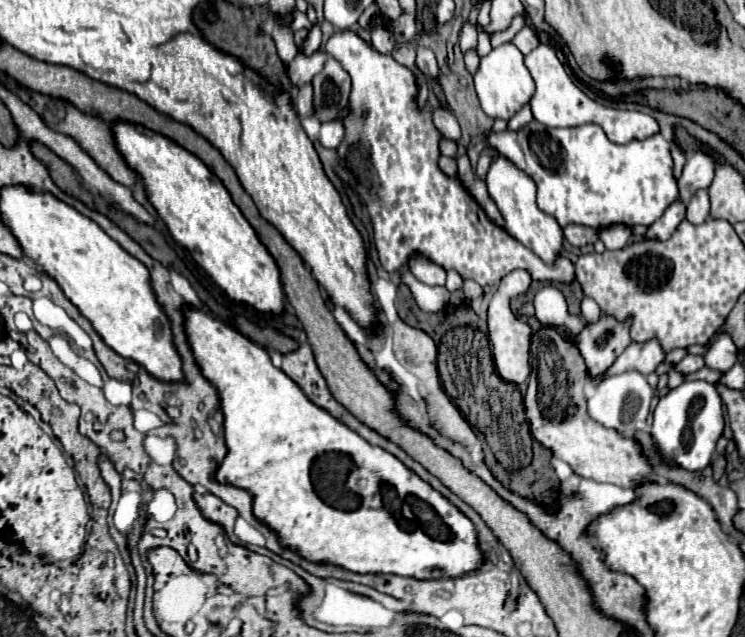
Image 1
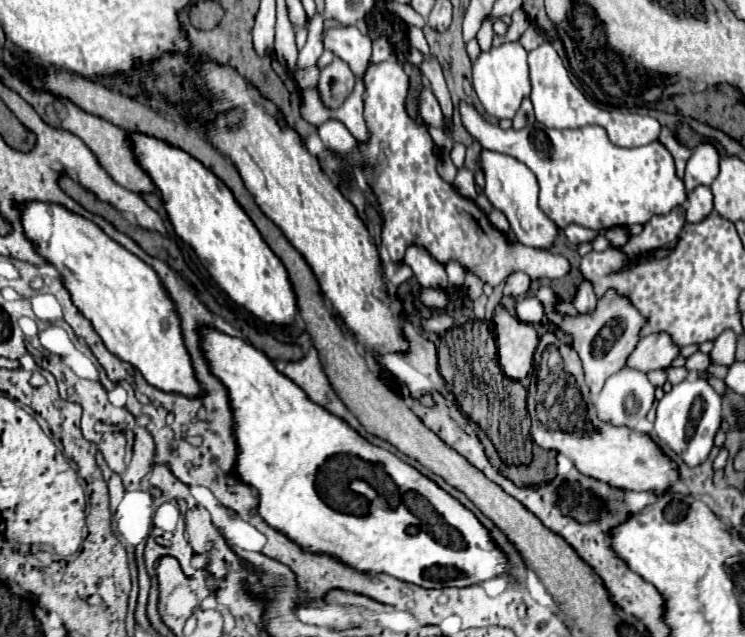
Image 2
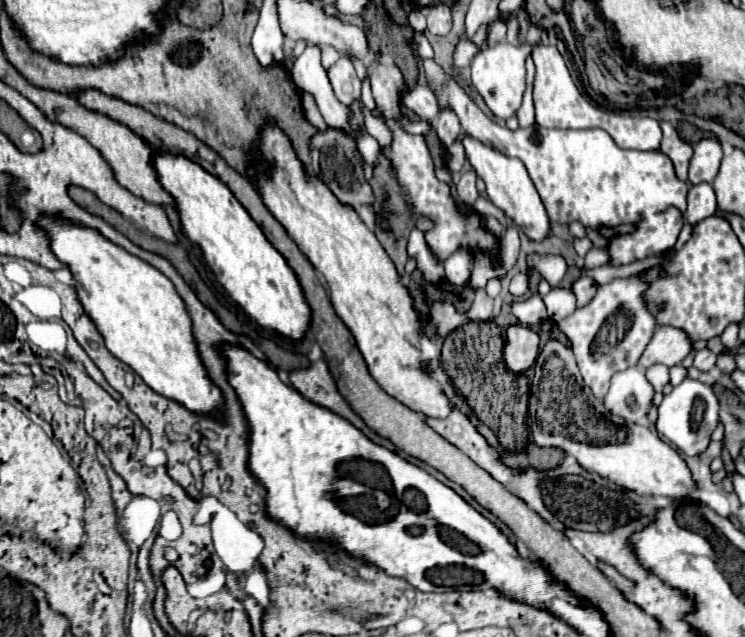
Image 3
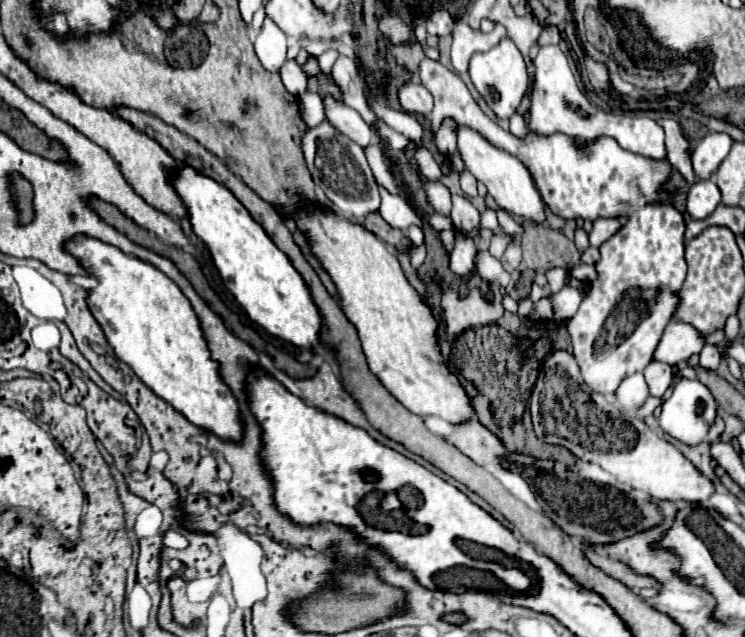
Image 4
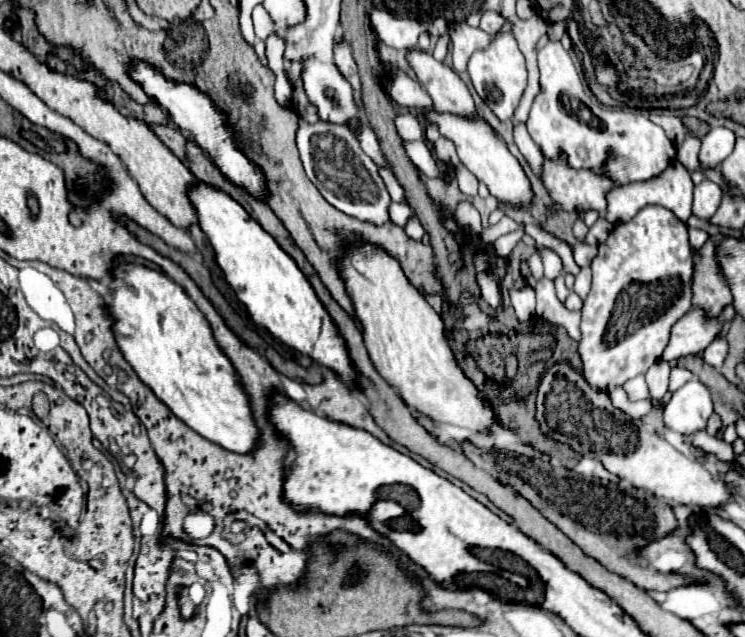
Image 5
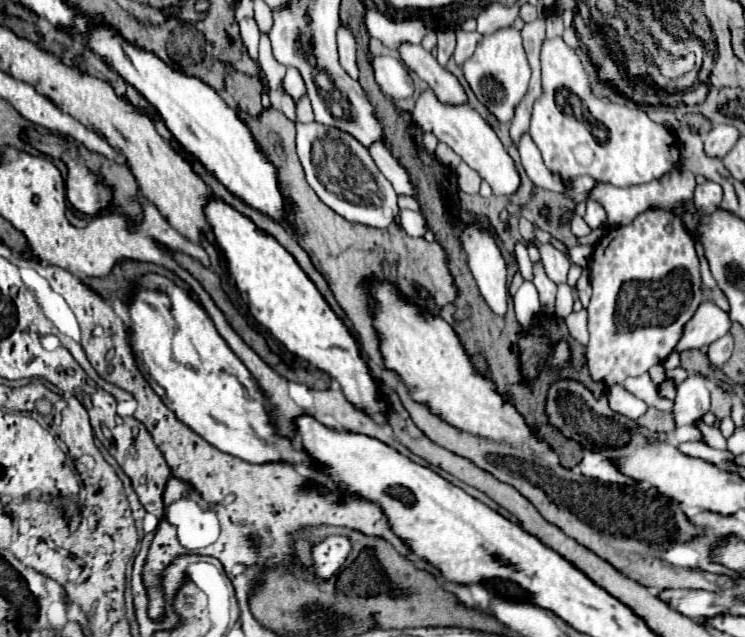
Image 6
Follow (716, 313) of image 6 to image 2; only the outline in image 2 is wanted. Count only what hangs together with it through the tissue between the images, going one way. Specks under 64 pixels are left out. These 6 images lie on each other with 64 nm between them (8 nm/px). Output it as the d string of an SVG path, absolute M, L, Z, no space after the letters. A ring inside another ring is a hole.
M656 334L656 336L646 336L642 338L632 354L626 360L626 368L634 368L640 372L650 372L658 368L670 366L670 362L678 356L678 348L668 340L668 336Z

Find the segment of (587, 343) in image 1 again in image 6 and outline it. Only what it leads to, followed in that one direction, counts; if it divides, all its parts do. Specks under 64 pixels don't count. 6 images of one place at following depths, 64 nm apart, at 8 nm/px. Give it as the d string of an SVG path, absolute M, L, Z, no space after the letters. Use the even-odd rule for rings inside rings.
M650 208L636 216L630 224L610 228L604 238L600 238L600 242L594 246L590 272L592 298L588 304L590 340L586 344L586 362L592 380L604 382L606 386L622 384L628 376L640 376L648 372L654 364L664 362L666 356L672 352L672 344L676 344L676 336L680 336L680 328L684 328L684 324L692 318L692 312L696 312L698 304L706 300L694 242L684 230L682 220L674 212L664 208Z

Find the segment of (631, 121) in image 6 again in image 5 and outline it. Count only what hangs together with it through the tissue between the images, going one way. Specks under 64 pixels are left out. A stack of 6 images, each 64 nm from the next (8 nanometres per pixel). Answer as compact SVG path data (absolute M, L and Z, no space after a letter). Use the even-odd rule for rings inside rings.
M548 42L538 52L538 68L540 92L534 98L526 126L532 140L546 156L556 156L558 150L564 150L574 168L594 168L602 172L602 164L608 158L606 154L612 150L614 158L608 158L606 172L620 186L650 180L664 172L674 160L676 150L660 126L640 112L606 108L594 96L584 92L572 58L560 42Z

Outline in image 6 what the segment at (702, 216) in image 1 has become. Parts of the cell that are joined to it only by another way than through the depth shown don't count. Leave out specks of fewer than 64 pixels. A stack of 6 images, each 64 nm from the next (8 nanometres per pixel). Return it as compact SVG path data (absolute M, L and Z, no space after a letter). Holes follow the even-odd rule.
M704 182L700 186L696 186L694 192L694 206L696 212L700 216L708 216L712 214L722 202L722 186L716 182Z

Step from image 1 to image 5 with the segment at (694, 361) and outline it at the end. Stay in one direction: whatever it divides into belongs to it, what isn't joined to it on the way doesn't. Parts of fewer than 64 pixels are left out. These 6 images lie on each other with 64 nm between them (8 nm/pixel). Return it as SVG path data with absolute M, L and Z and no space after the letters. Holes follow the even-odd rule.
M716 338L716 340L704 350L702 360L704 360L706 364L714 366L716 370L720 370L720 368L722 368L722 362L724 362L724 358L726 358L726 352L728 352L726 340L718 340L718 338Z

